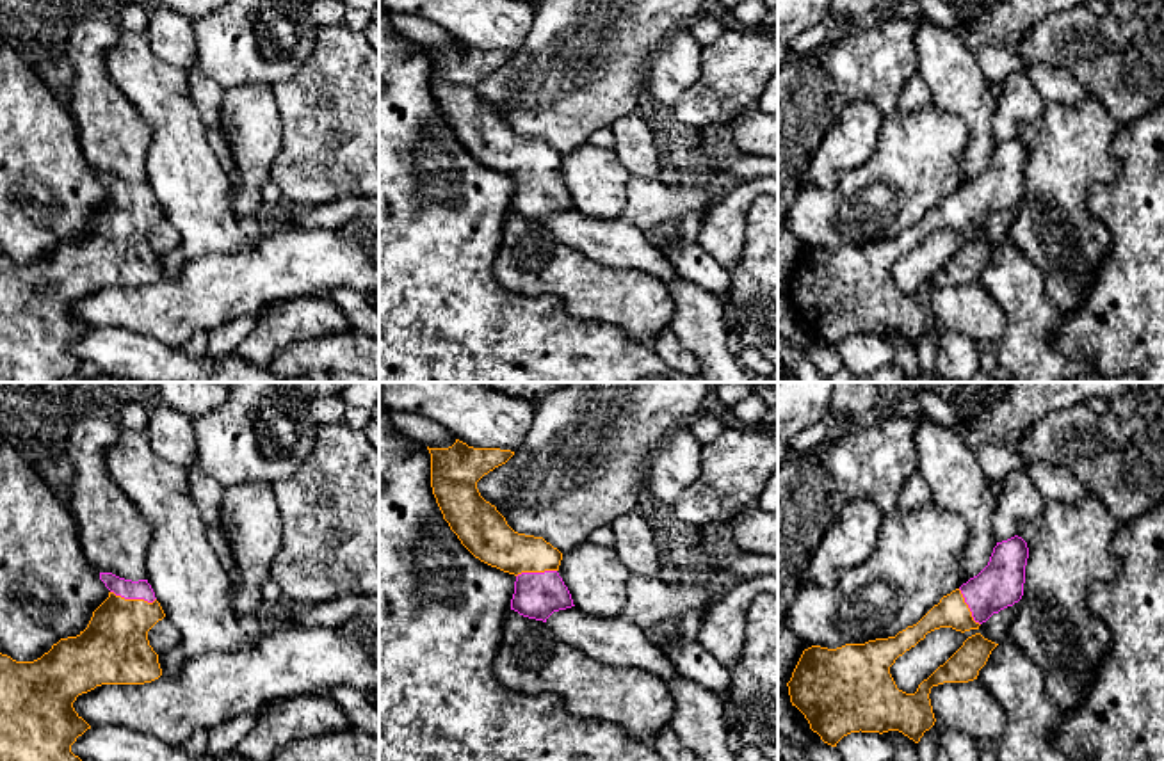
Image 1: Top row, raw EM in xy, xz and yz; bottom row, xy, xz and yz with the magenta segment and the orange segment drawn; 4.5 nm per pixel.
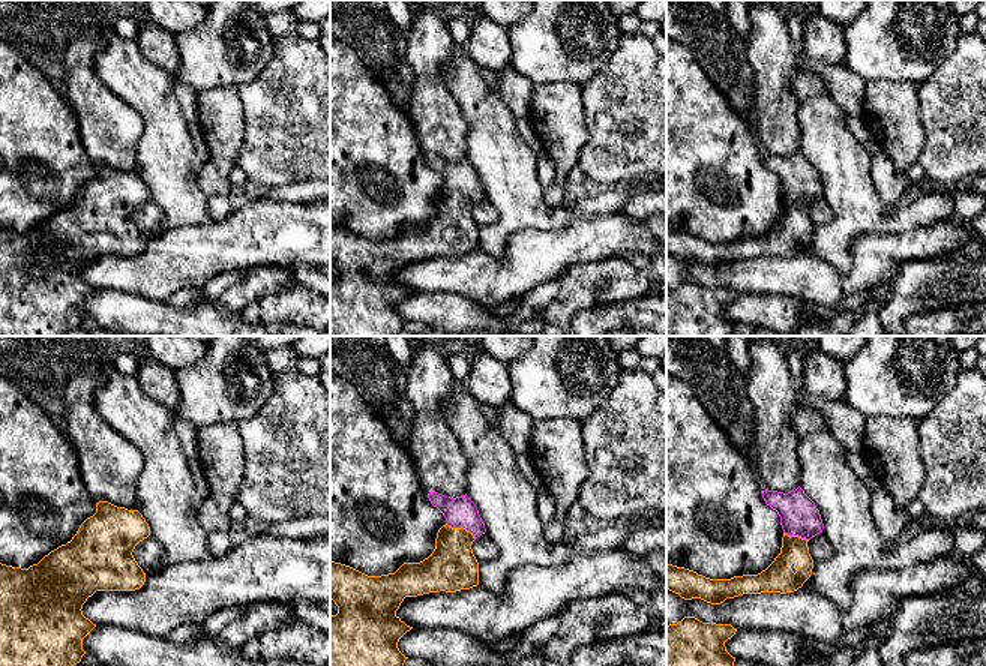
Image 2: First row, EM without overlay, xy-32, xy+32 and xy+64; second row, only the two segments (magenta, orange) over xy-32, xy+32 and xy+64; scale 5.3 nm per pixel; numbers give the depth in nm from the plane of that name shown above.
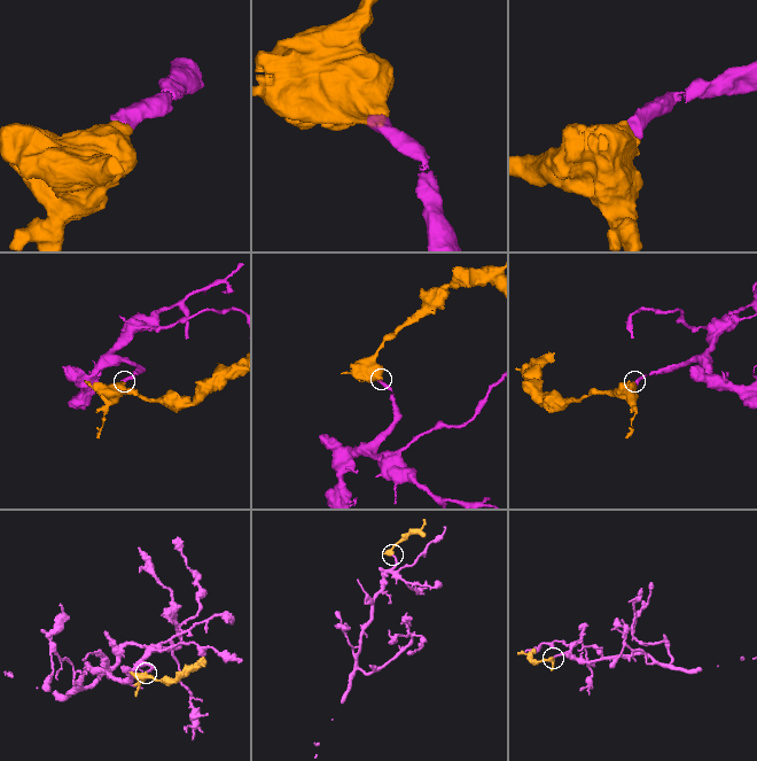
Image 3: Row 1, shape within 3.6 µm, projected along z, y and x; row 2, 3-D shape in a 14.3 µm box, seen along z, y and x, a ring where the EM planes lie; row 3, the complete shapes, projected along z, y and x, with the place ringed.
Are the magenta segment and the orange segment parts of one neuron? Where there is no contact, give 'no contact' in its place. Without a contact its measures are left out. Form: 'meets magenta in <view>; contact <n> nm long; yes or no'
meets magenta in xy; contact 220 nm long; yes

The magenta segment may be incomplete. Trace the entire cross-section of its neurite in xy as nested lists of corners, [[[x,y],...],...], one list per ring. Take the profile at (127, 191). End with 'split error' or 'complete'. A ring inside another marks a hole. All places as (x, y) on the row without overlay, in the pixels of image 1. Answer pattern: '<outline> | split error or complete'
[[[100,174],[100,181],[110,192],[109,199],[93,213],[87,229],[77,238],[61,240],[34,263],[16,263],[0,254],[0,382],[61,382],[75,375],[82,361],[71,354],[71,347],[91,331],[73,309],[77,299],[101,286],[144,286],[162,277],[148,233],[166,215],[151,187],[148,181],[132,183],[112,174]]] | split error

